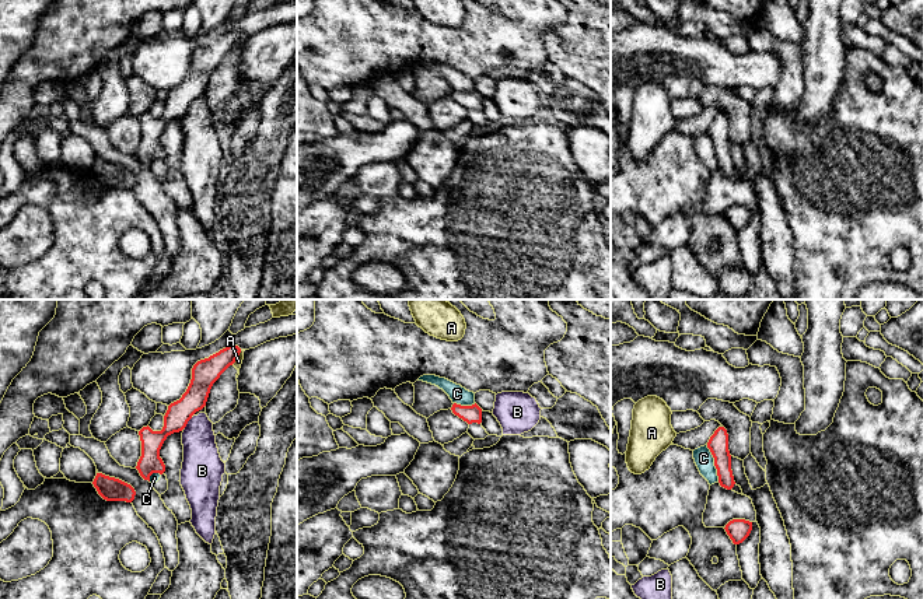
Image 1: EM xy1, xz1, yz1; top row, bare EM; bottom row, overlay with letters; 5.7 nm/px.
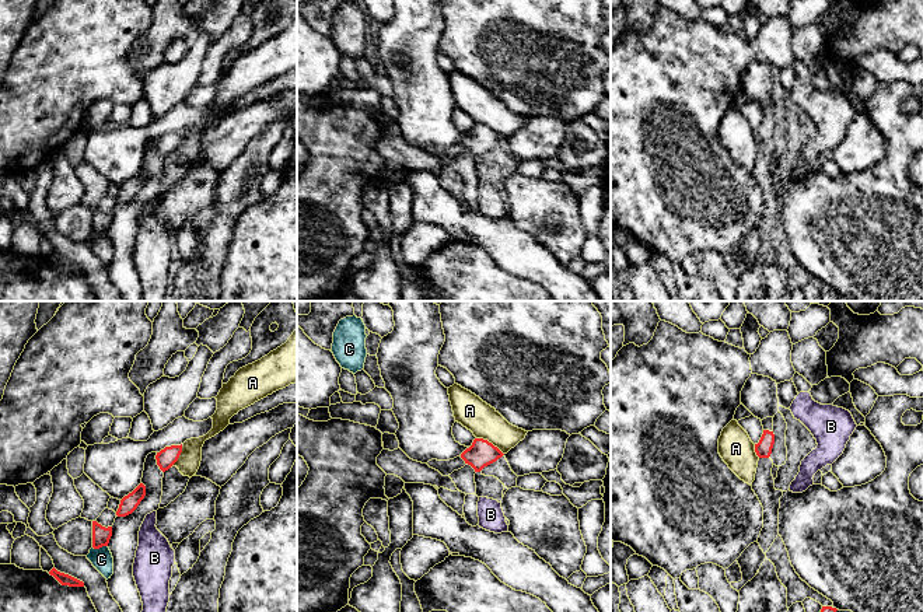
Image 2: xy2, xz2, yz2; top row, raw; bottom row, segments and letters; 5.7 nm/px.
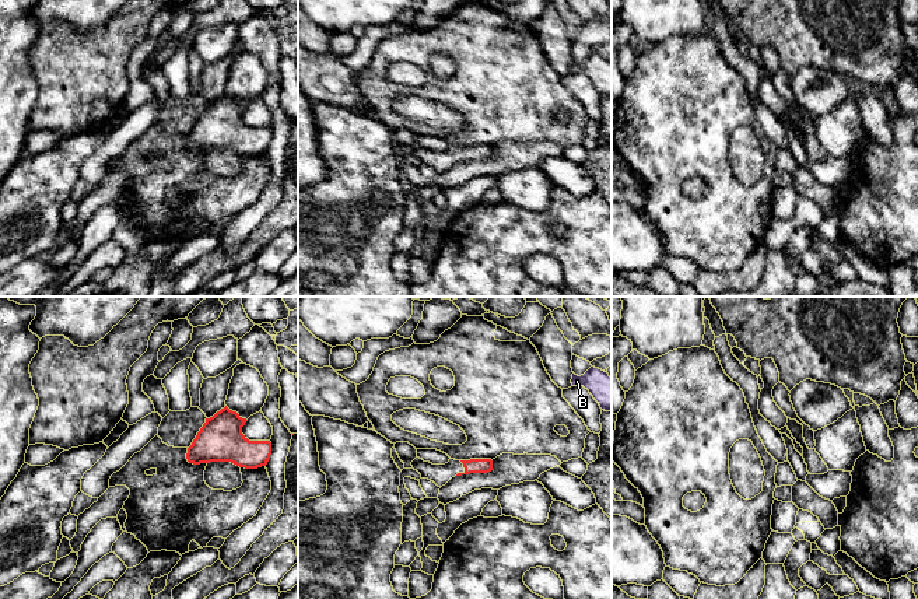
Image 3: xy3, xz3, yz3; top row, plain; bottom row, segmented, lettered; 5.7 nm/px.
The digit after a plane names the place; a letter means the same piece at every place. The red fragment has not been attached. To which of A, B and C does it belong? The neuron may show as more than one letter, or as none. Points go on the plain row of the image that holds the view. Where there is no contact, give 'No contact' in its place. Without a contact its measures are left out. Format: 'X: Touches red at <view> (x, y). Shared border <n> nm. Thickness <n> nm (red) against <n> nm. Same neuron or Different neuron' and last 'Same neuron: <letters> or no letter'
A: Touches red at xz2 (490, 129). Shared border 190 nm. Thickness 150 nm (red) against 180 nm. Different neuron
B: Touches red at xy1 (186, 109). Shared border 80 nm. Thickness 140 nm (red) against 220 nm. Different neuron
C: Touches red at yz1 (715, 150). Shared border 220 nm. Thickness 120 nm (red) against 110 nm. Different neuron
Same neuron: no letter

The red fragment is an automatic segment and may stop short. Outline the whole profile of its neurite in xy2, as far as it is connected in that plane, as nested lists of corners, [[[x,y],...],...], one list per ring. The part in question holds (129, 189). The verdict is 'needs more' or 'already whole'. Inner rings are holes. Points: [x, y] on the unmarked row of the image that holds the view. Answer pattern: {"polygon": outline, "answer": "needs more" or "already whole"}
{"polygon": [[[140,169],[132,179],[129,179],[120,186],[116,202],[126,203],[132,200],[137,195],[140,188],[144,185],[144,182],[146,182],[146,172]]], "answer": "already whole"}

